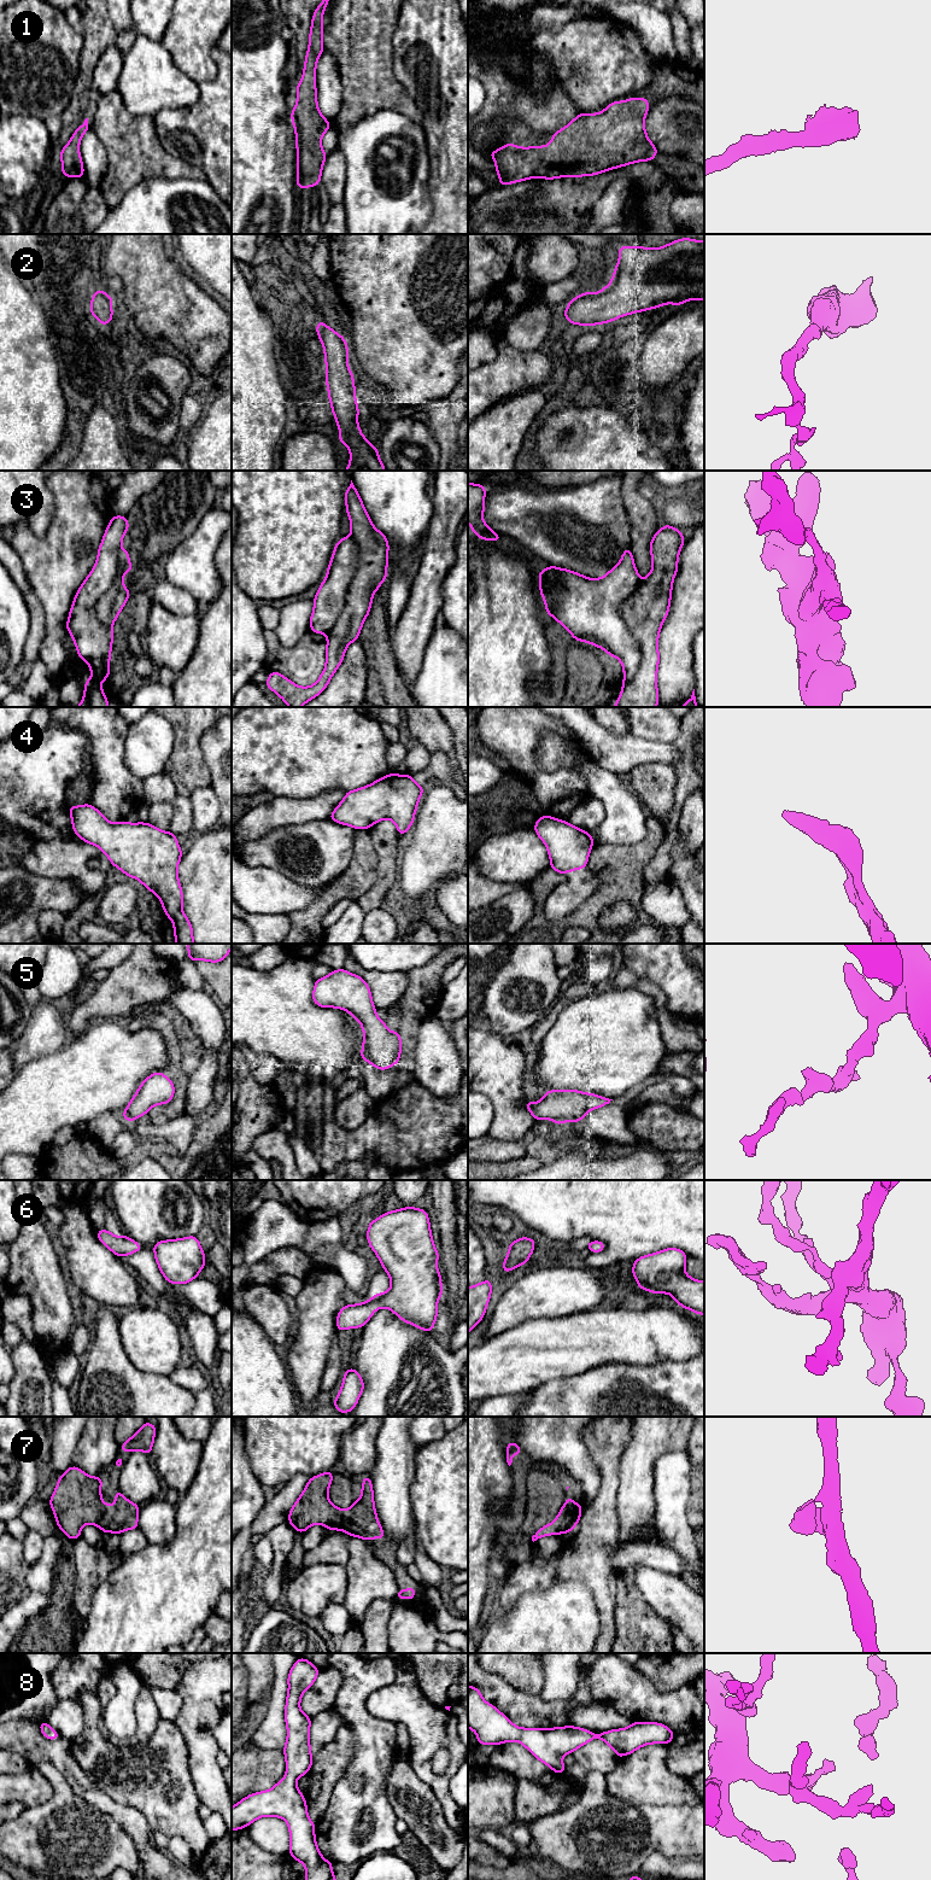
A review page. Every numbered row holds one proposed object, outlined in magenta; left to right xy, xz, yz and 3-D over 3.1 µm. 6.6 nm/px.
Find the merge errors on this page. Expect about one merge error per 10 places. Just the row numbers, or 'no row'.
3

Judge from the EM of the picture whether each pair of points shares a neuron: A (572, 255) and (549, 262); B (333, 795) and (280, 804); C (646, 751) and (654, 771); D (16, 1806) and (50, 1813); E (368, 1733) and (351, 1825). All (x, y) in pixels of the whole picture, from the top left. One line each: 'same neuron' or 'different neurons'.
A: same neuron
B: same neuron
C: different neurons
D: different neurons
E: same neuron

